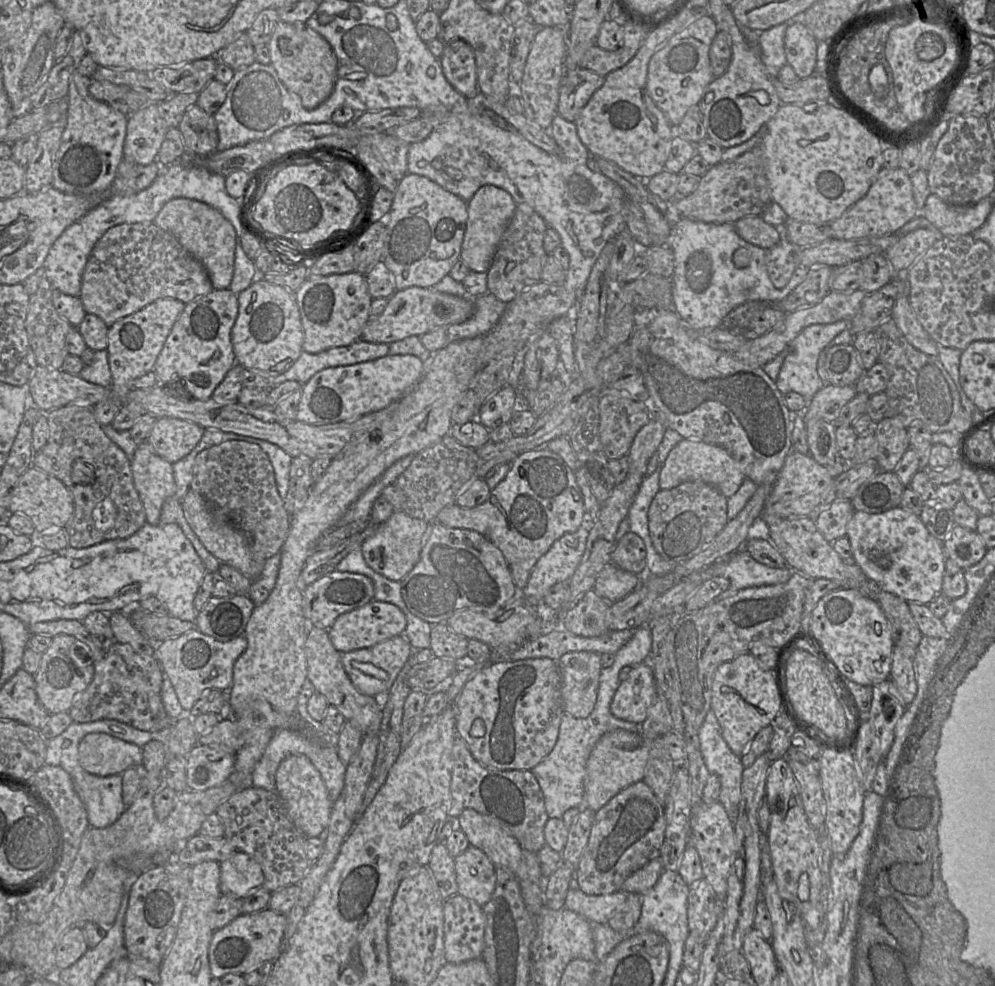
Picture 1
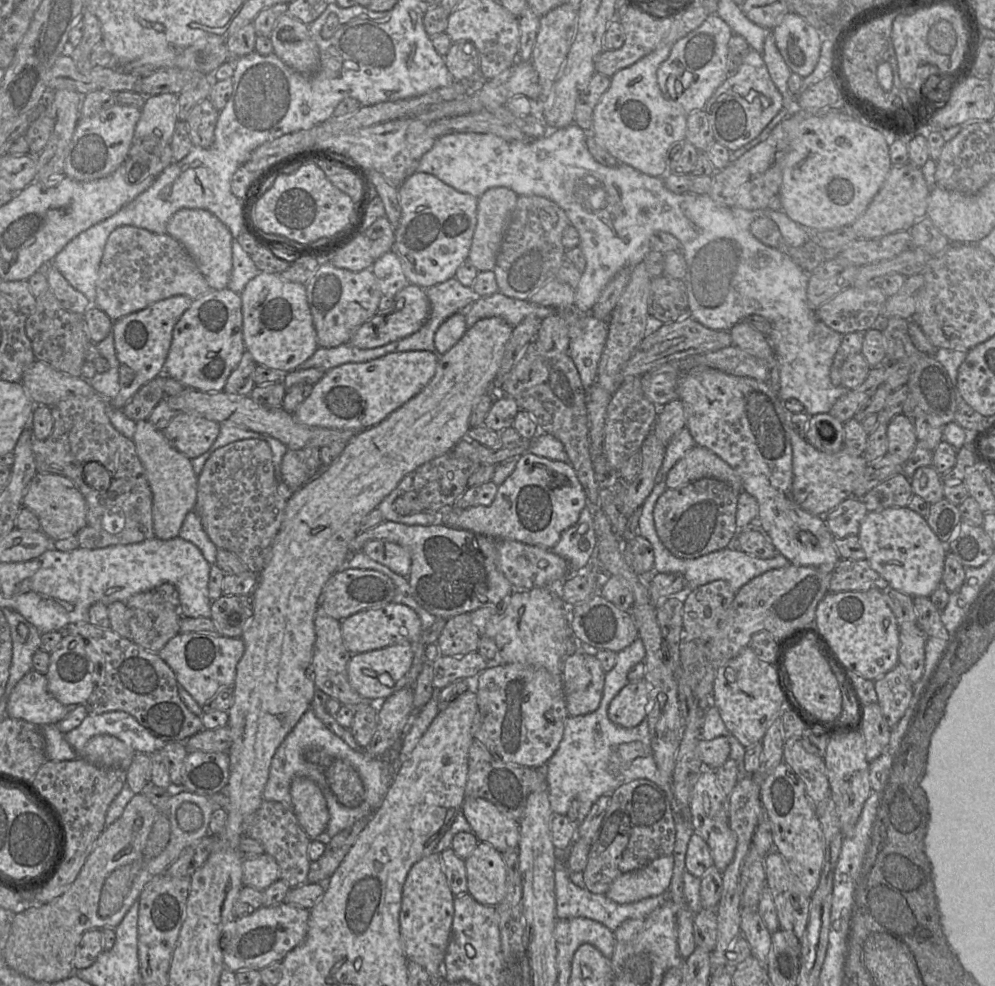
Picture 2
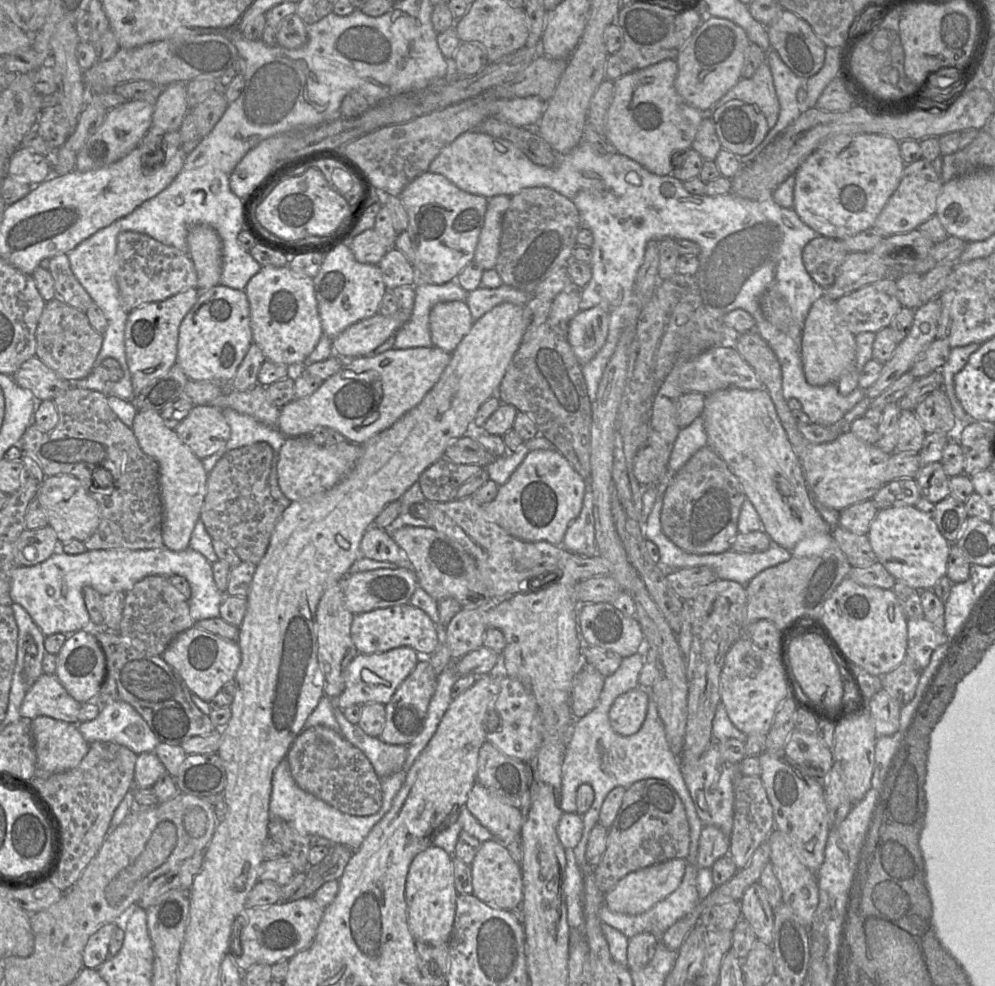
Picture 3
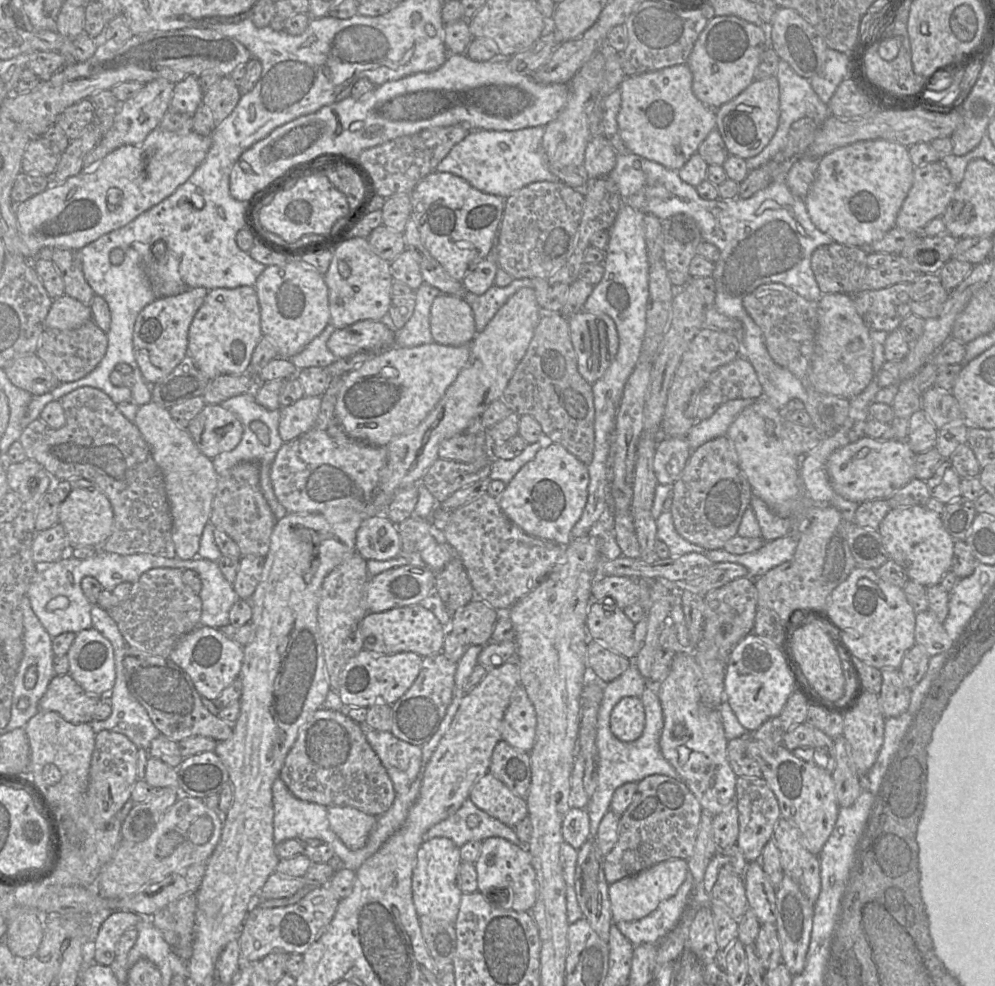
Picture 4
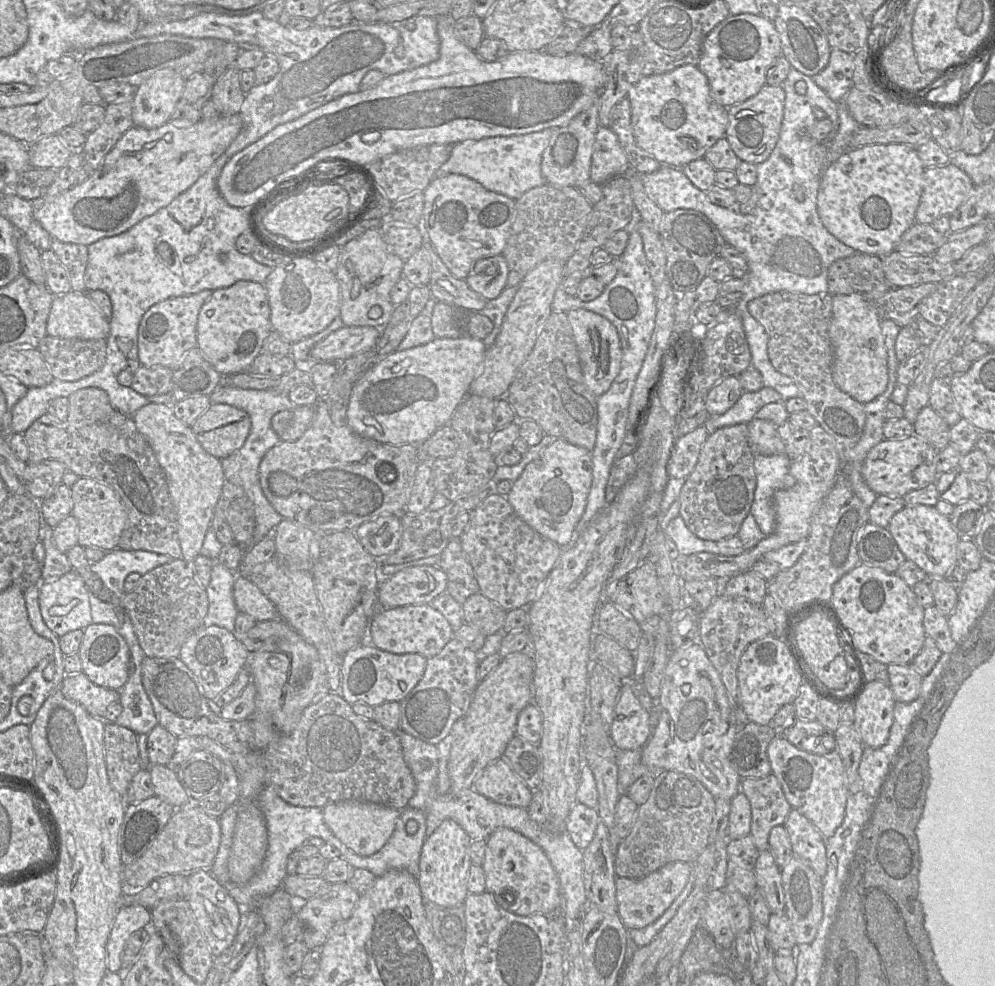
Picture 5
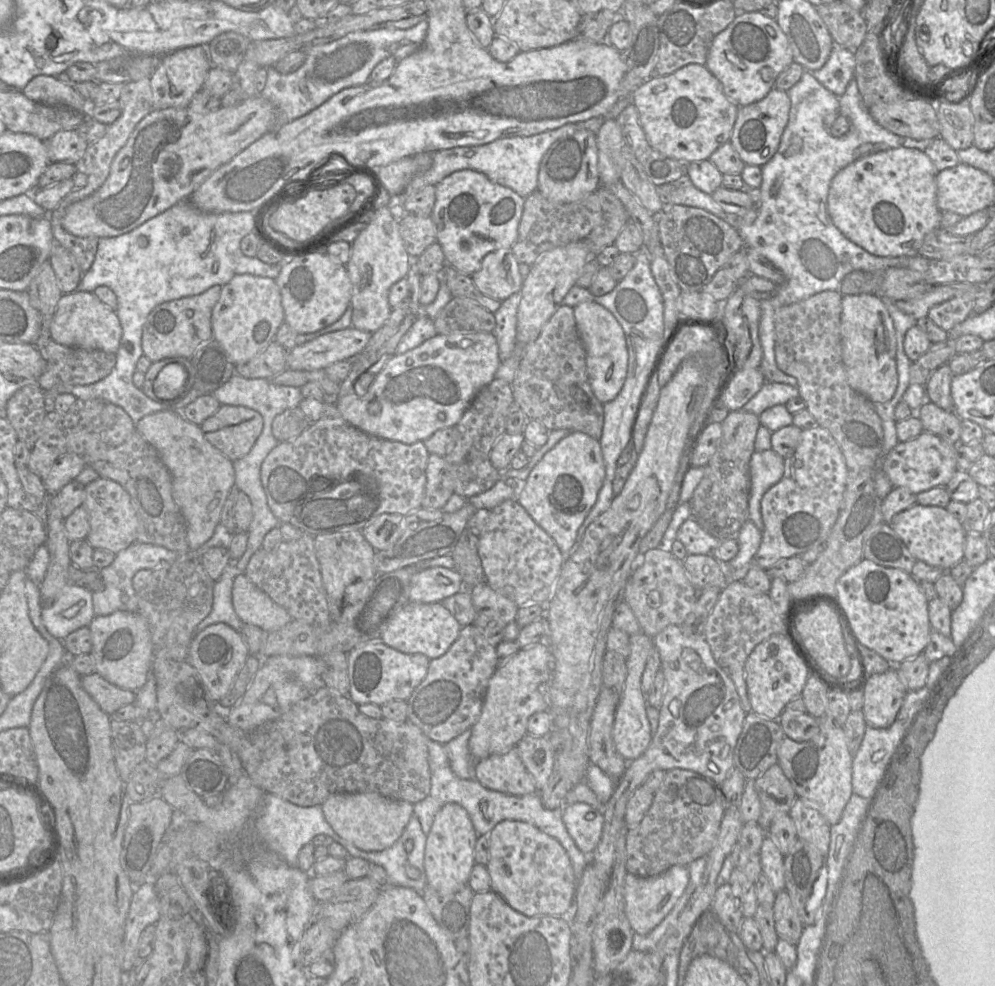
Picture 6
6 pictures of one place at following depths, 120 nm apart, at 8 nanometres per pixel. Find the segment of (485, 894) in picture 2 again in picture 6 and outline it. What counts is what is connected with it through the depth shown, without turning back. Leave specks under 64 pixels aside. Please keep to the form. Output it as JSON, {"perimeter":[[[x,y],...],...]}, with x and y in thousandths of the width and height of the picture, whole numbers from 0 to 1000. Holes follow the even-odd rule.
{"perimeter":[[[517,832],[501,835],[490,851],[491,872],[487,878],[492,888],[492,902],[530,930],[568,930],[574,943],[581,894],[563,854],[532,835]]]}

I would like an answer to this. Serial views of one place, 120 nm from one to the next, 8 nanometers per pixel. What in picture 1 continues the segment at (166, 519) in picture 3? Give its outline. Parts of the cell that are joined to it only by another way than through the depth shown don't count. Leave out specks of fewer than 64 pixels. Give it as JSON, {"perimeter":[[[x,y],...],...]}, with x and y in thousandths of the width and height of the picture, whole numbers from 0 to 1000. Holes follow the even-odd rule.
{"perimeter":[[[148,447],[139,450],[132,468],[134,489],[144,511],[147,529],[152,532],[159,532],[165,508],[168,505],[175,503],[177,499],[174,472],[157,460]]]}

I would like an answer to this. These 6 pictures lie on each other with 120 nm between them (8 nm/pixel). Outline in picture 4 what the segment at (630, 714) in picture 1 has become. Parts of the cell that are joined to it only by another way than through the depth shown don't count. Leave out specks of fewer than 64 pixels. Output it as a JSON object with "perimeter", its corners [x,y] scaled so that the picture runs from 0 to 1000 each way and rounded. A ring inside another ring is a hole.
{"perimeter":[[[625,708],[615,719],[613,740],[625,753],[637,753],[648,738],[648,719],[644,708]]]}

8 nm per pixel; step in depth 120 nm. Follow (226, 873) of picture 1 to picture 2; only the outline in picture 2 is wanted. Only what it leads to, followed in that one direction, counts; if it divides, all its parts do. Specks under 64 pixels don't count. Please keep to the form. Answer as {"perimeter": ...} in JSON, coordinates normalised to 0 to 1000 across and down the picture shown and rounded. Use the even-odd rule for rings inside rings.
{"perimeter":[[[267,865],[253,871],[246,870],[243,880],[244,899],[254,900],[260,904],[266,903],[281,891],[281,880],[276,870]]]}

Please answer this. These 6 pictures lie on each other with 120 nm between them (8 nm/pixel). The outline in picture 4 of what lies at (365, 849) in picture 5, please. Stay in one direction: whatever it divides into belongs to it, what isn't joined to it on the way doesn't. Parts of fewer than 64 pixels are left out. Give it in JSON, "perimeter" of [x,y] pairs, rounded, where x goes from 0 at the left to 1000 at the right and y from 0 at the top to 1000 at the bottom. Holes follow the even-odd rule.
{"perimeter":[[[336,817],[329,820],[333,841],[352,862],[360,862],[368,857],[379,829],[353,817]]]}

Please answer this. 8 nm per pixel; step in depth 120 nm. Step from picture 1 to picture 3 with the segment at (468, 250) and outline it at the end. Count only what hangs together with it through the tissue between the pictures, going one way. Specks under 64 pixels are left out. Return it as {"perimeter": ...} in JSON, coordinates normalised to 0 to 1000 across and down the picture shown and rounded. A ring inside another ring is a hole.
{"perimeter":[[[499,198],[490,202],[489,214],[481,238],[476,265],[486,274],[497,273],[505,239],[505,226],[514,199]]]}

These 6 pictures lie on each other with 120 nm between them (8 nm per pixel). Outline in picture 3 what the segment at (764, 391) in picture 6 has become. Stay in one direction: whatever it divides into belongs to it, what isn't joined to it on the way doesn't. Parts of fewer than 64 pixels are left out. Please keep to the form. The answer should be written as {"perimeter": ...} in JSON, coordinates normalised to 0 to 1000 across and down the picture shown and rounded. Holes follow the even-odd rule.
{"perimeter":[[[699,424],[692,432],[683,435],[671,468],[673,481],[680,479],[706,453],[711,451],[708,427]]]}

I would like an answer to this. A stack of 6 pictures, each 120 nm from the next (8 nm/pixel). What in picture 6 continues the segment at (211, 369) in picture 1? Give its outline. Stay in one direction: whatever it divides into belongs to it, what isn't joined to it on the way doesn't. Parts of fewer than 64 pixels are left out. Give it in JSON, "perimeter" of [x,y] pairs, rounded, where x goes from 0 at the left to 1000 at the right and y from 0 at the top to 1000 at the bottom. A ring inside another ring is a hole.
{"perimeter":[[[252,278],[236,279],[223,290],[212,326],[214,344],[223,351],[232,367],[236,371],[249,367],[276,346],[279,334],[286,327],[282,297],[277,285]]]}

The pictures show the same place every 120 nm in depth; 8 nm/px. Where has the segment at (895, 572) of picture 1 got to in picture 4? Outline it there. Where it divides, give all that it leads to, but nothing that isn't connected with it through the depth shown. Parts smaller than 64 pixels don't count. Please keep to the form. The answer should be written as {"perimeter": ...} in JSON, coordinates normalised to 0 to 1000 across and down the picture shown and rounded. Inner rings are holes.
{"perimeter":[[[930,512],[894,516],[884,530],[882,539],[892,566],[910,577],[914,588],[930,595],[942,593],[956,577],[960,548],[950,537],[946,521]]]}

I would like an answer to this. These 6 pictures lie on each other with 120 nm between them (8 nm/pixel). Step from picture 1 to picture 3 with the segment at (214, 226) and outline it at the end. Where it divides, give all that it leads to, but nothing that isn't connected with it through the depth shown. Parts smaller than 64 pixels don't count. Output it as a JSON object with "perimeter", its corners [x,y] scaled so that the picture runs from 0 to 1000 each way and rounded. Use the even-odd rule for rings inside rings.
{"perimeter":[[[195,228],[190,232],[188,247],[198,277],[199,293],[207,295],[221,288],[224,253],[219,236],[209,228]]]}

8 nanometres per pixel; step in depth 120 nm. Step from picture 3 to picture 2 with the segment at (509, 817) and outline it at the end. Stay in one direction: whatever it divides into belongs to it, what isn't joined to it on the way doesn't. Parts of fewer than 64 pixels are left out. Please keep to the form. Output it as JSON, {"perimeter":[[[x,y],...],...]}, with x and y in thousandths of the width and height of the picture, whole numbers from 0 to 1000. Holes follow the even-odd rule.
{"perimeter":[[[470,808],[463,824],[481,854],[494,857],[503,865],[521,859],[523,833],[510,829],[492,812]]]}

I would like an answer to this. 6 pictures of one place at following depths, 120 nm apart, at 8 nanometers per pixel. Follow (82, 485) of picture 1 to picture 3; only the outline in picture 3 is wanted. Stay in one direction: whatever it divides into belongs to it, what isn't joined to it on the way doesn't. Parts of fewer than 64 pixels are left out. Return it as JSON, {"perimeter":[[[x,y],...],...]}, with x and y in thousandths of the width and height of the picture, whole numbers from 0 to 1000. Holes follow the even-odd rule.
{"perimeter":[[[72,392],[52,407],[59,421],[56,433],[50,438],[44,438],[34,430],[30,431],[22,442],[19,452],[39,471],[46,484],[72,482],[81,488],[84,495],[97,508],[101,516],[101,530],[93,543],[84,550],[86,557],[136,558],[166,555],[163,548],[160,472],[157,467],[143,457],[133,434],[127,432],[111,414],[109,401]],[[96,475],[105,475],[112,480],[115,489],[115,498],[112,501],[97,500],[92,484],[92,479]]]}

